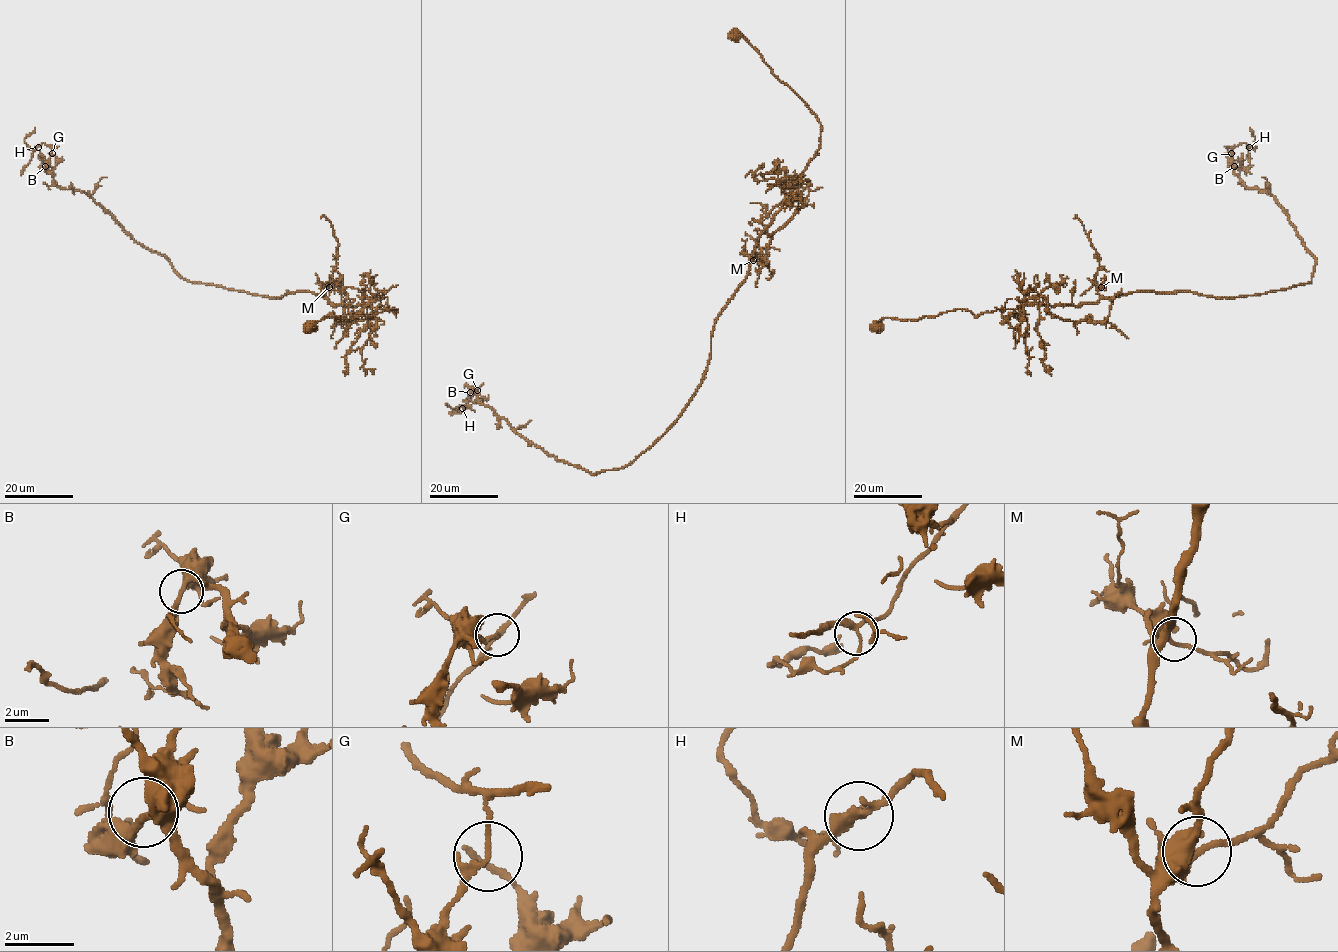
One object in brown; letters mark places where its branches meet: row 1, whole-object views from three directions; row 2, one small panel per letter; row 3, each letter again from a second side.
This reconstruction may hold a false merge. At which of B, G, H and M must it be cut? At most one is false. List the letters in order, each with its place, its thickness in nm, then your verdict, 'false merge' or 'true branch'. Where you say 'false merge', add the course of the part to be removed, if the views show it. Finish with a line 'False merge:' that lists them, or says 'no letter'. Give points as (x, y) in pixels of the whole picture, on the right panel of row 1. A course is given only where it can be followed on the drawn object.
B: (1234, 166) | 240 nm | true branch
G: (1231, 153) | 120 nm | false merge | (1231, 153), (1232, 147), (1243, 142), (1255, 149), (1250, 128)
H: (1249, 147) | 240 nm | true branch
M: (1101, 287) | 220 nm | true branch
False merge: G

